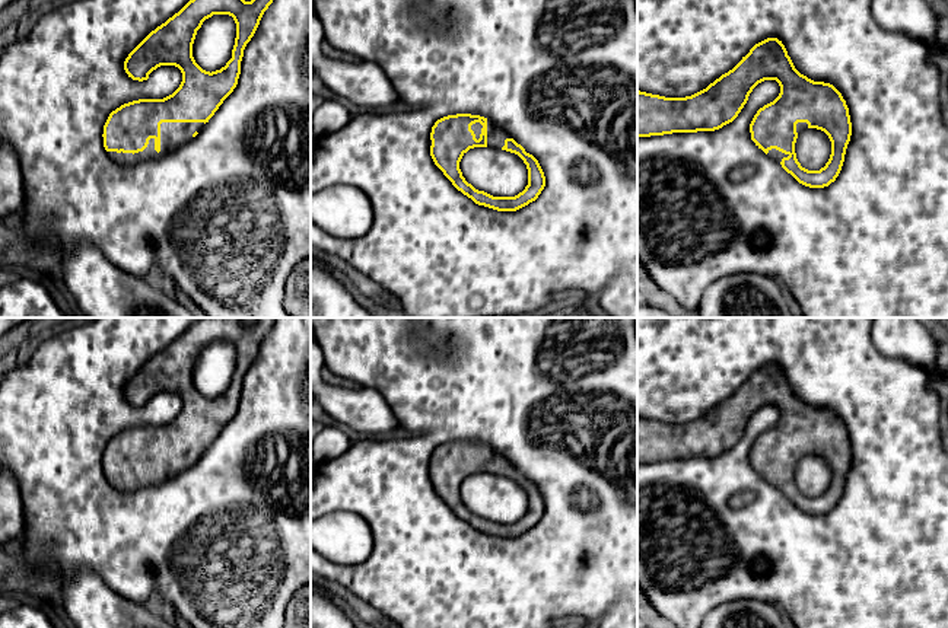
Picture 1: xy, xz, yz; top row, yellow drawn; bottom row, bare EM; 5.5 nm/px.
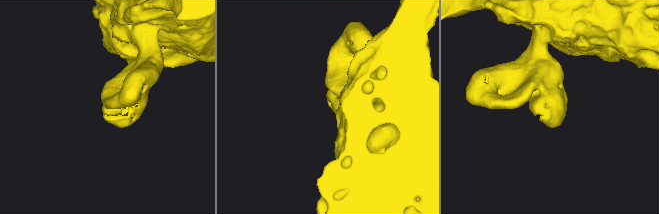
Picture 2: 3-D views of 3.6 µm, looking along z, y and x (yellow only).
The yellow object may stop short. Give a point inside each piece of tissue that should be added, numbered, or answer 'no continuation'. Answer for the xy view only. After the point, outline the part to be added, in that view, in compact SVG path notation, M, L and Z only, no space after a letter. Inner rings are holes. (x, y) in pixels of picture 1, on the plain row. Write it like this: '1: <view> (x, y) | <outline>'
1: xy (172, 461) | M162 449L160 450L160 478L155 476L155 465L149 466L147 474L139 479L108 478L109 484L124 492L137 491L146 487L159 485L163 481L185 472L193 460L201 458L204 449Z

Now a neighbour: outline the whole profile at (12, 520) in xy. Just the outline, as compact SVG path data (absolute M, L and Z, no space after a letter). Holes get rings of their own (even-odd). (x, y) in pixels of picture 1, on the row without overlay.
M0 465L0 554L6 543L25 535L22 494L9 468Z

